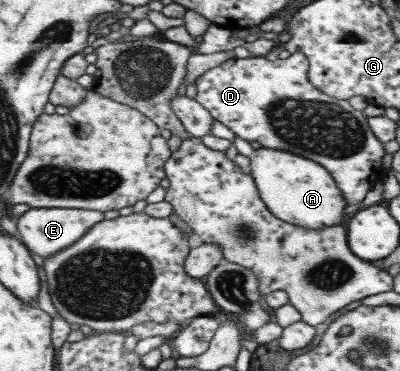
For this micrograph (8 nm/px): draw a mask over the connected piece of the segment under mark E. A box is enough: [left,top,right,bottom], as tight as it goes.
[16,208,103,259]

